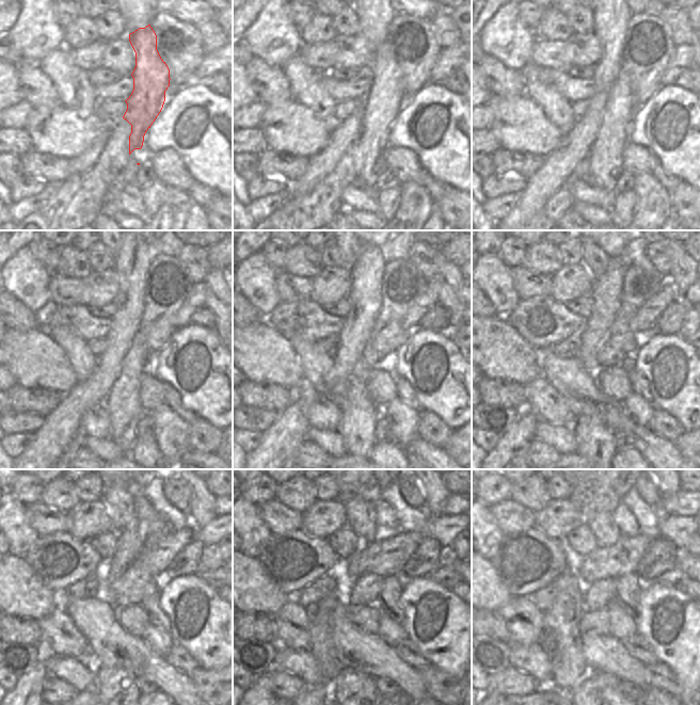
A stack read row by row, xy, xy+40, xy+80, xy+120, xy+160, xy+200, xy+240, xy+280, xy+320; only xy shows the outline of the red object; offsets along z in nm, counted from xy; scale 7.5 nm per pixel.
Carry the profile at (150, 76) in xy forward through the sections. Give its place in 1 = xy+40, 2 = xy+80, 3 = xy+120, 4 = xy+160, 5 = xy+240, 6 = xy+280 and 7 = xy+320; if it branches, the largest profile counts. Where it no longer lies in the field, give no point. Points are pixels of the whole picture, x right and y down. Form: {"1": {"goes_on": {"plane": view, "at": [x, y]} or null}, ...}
{"1": {"goes_on": {"plane": "xy+40", "at": [386, 97]}}, "2": {"goes_on": {"plane": "xy+80", "at": [605, 157]}}, "3": {"goes_on": {"plane": "xy+120", "at": [122, 404]}}, "4": {"goes_on": {"plane": "xy+160", "at": [358, 423]}}, "5": {"goes_on": {"plane": "xy+240", "at": [115, 686]}}, "6": {"goes_on": {"plane": "xy+280", "at": [350, 686]}}, "7": {"goes_on": {"plane": "xy+320", "at": [589, 686]}}}

